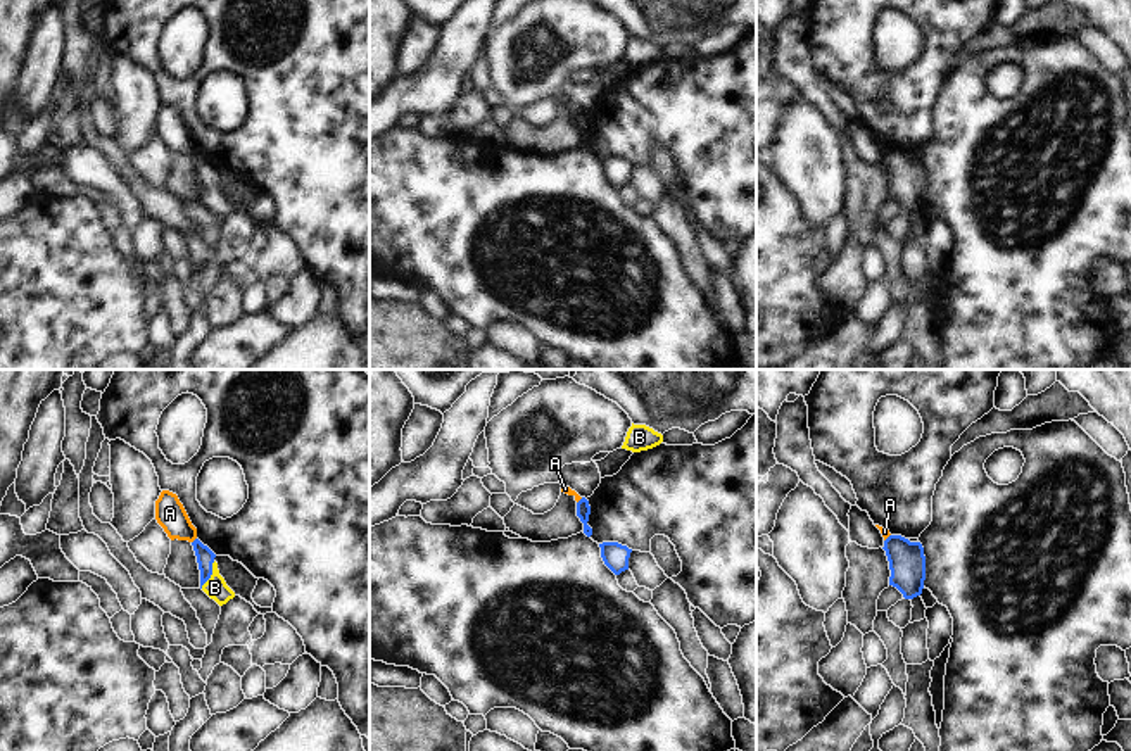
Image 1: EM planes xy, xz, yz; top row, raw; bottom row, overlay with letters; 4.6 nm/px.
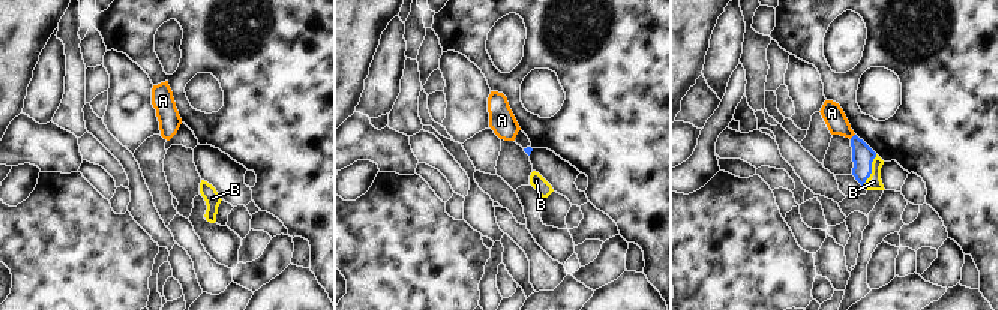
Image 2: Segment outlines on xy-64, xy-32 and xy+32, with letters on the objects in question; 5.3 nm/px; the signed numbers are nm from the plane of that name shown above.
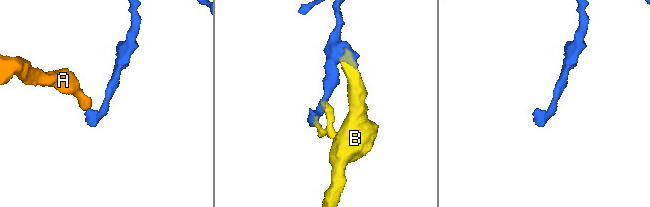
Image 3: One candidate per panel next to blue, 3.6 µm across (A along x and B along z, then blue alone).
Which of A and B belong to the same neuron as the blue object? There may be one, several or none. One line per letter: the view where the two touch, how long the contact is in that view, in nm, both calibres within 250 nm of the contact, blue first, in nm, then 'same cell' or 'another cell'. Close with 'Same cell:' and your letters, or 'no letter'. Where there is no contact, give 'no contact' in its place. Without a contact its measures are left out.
A: meets blue in xy; contact 40 nm long; 80 nm thick on the blue side, 140 nm on the other; another cell
B: meets blue in xy; contact 140 nm long; 80 nm thick on the blue side, 100 nm on the other; same cell
Same cell: B

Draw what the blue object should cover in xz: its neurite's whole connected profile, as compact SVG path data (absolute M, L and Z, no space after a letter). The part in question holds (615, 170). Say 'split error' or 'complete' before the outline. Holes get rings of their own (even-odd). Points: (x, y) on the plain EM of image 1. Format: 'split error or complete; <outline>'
complete; M603 155L599 157L599 161L601 161L601 171L604 178L615 188L620 188L622 185L629 183L629 171L630 171L632 162L618 155Z

